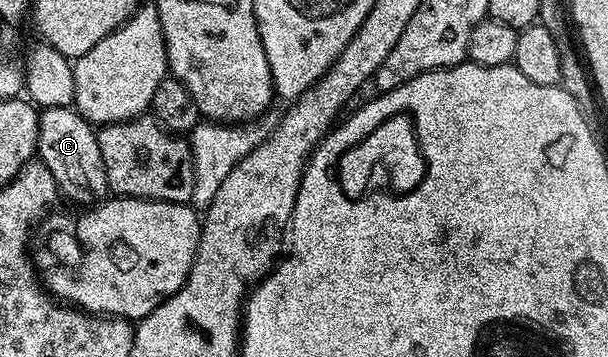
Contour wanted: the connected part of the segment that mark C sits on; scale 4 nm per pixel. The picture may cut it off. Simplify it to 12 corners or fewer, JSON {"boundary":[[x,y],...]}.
{"boundary":[[39,116],[38,158],[72,202],[109,197],[93,123]]}

